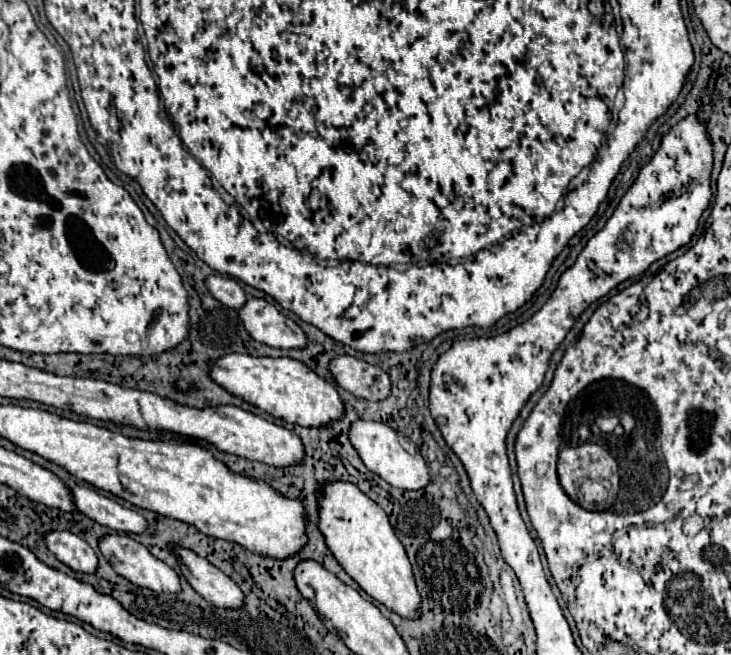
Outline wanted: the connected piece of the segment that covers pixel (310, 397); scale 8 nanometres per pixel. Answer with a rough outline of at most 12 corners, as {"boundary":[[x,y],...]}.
{"boundary":[[230,353],[210,377],[272,417],[324,427],[336,387],[290,357]]}

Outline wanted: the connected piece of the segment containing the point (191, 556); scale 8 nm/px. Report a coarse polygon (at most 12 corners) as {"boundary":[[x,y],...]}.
{"boundary":[[178,549],[182,575],[208,603],[240,609],[244,593],[220,569]]}

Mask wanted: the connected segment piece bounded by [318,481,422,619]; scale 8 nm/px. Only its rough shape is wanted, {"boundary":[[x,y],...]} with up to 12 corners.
{"boundary":[[332,481],[320,531],[374,601],[422,615],[412,565],[388,515]]}

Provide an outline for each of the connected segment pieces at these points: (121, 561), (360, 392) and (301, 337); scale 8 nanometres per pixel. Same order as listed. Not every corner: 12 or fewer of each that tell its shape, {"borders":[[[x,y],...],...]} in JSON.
{"borders":[[[128,535],[100,539],[118,575],[156,593],[180,593],[178,573]],[[350,355],[330,371],[342,389],[384,401],[392,391],[386,371]],[[264,299],[238,313],[250,337],[304,349],[306,333]]]}

